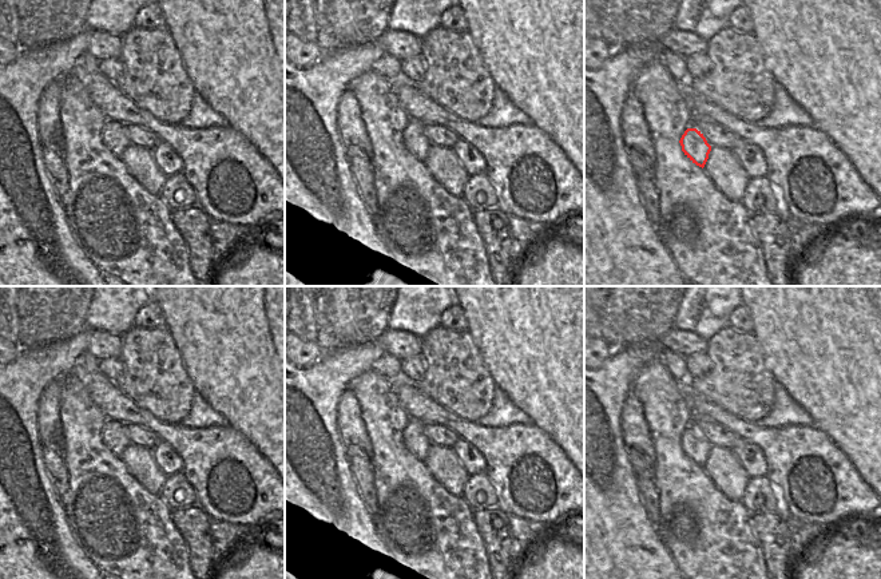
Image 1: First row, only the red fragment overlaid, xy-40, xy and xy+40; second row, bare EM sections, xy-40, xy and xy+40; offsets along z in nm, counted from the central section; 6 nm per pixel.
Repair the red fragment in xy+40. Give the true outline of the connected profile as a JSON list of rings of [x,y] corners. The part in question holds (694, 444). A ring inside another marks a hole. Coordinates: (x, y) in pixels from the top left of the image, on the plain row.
[[[687,428],[679,440],[684,455],[697,465],[705,467],[711,445],[697,428]]]

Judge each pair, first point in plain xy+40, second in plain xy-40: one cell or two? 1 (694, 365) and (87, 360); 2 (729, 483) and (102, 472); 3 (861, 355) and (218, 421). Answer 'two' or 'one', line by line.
1: two
2: two
3: two

